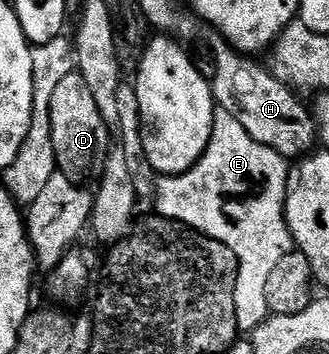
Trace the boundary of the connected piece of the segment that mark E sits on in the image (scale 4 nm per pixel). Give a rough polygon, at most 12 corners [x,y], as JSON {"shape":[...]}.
{"shape":[[213,112],[193,167],[158,177],[156,213],[235,259],[237,329],[270,317],[294,253],[290,163]]}

